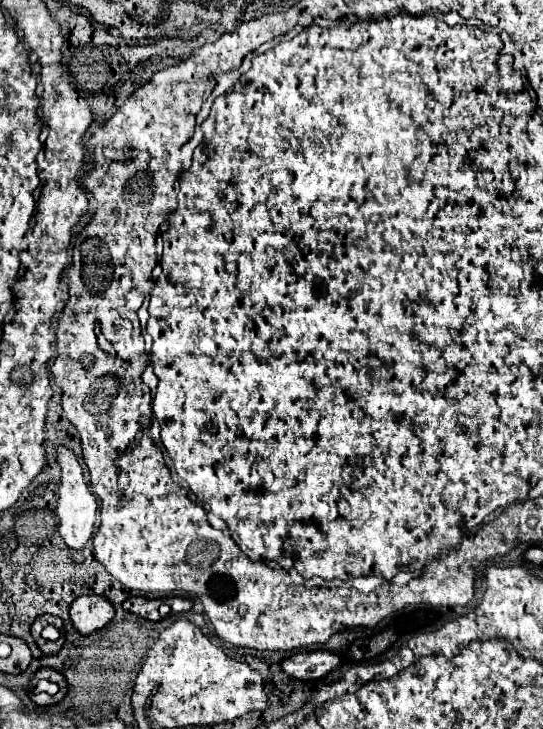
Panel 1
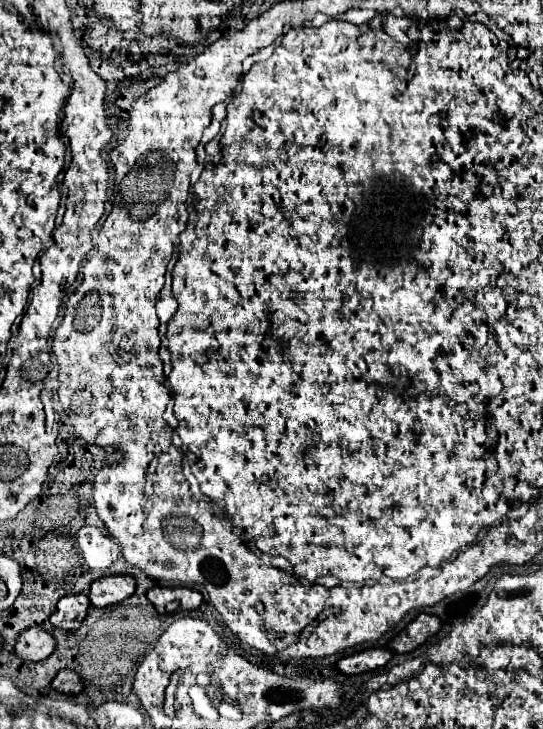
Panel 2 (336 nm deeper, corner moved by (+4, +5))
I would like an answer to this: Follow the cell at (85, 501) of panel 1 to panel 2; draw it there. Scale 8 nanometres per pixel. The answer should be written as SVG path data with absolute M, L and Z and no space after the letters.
M91 525L81 527L77 531L75 539L77 539L77 547L79 547L85 563L91 569L107 569L121 555L119 545L111 537L101 533L97 527L91 527Z

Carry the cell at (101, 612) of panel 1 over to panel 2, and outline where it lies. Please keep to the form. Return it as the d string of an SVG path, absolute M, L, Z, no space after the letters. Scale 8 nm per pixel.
M111 575L111 577L101 577L93 581L89 589L89 599L91 605L95 607L105 607L119 603L135 593L135 579L131 575Z

